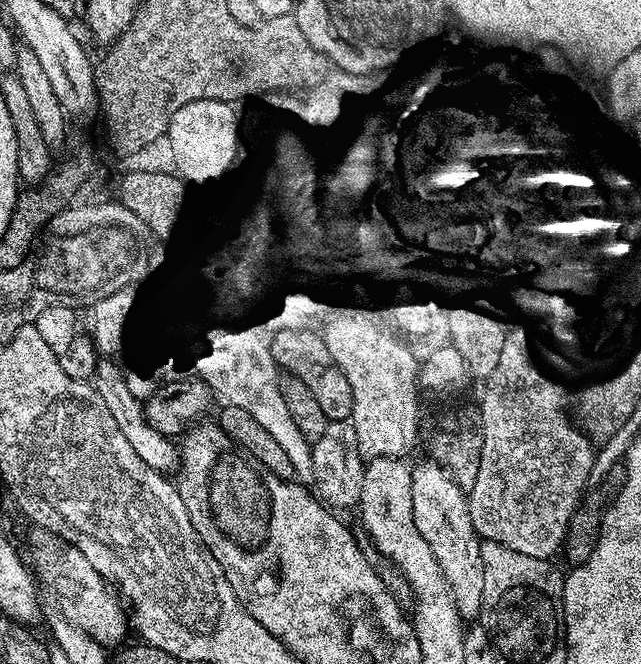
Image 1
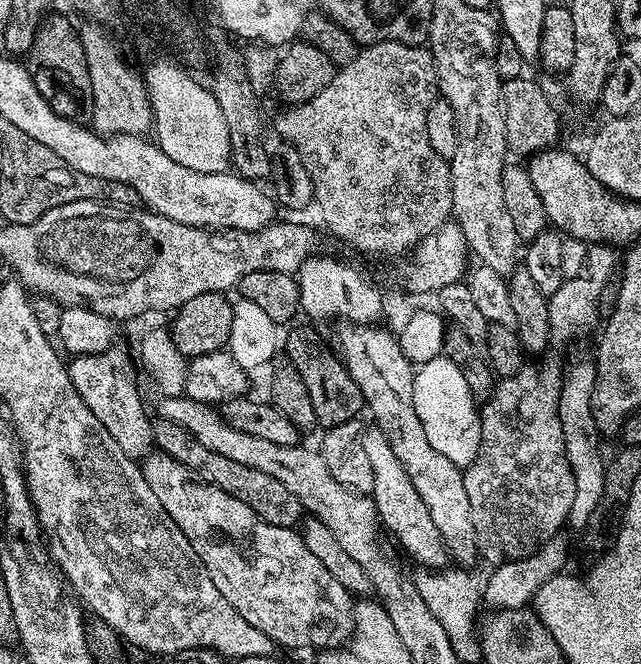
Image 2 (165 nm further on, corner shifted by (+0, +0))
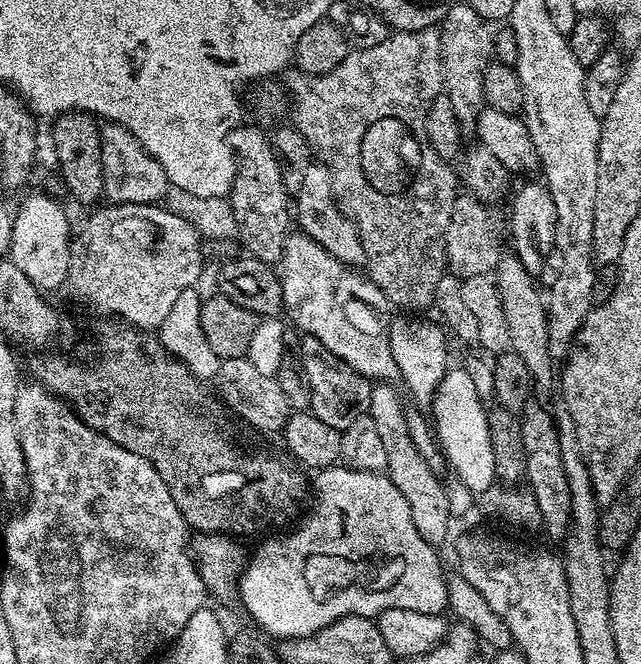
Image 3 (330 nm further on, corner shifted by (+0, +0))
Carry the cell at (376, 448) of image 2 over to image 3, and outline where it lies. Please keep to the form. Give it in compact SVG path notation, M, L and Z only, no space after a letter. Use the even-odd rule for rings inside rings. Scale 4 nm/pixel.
M376 382L372 385L372 397L368 407L368 415L374 418L374 427L386 446L386 475L398 490L402 490L402 498L410 505L410 518L414 518L414 526L418 534L428 544L440 546L448 536L448 527L454 523L454 517L448 502L448 490L445 483L439 480L437 469L431 468L422 458L422 454L414 446L414 438L410 438L408 412L400 405L393 385L388 382Z

